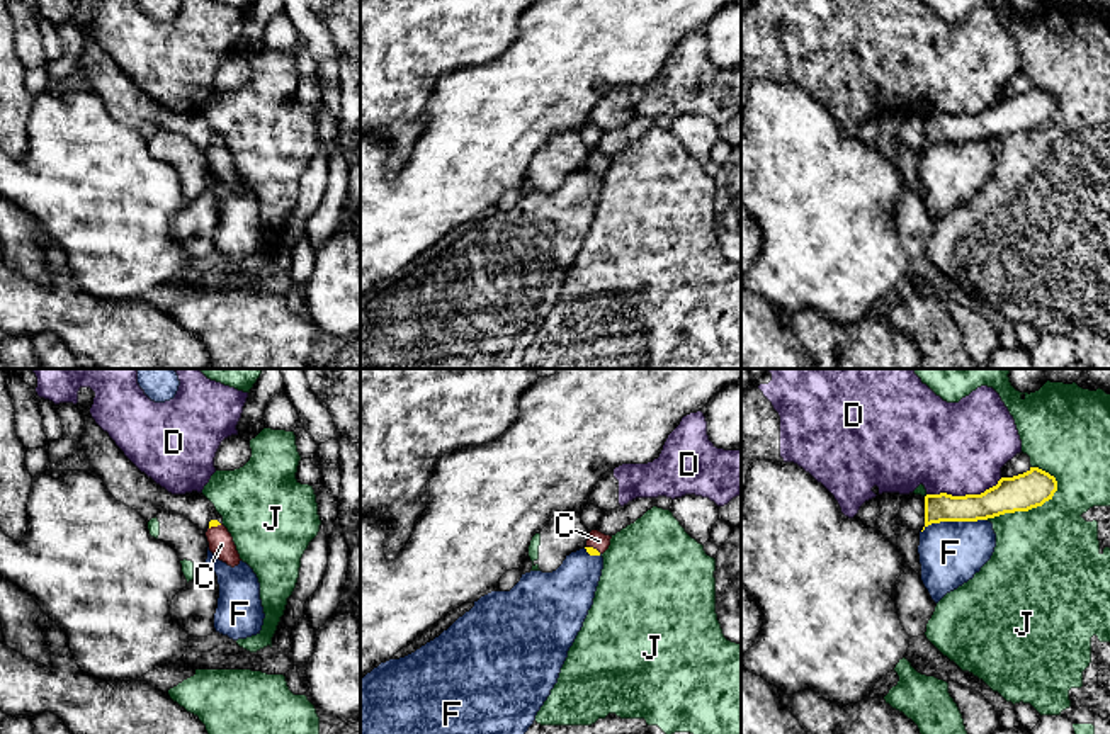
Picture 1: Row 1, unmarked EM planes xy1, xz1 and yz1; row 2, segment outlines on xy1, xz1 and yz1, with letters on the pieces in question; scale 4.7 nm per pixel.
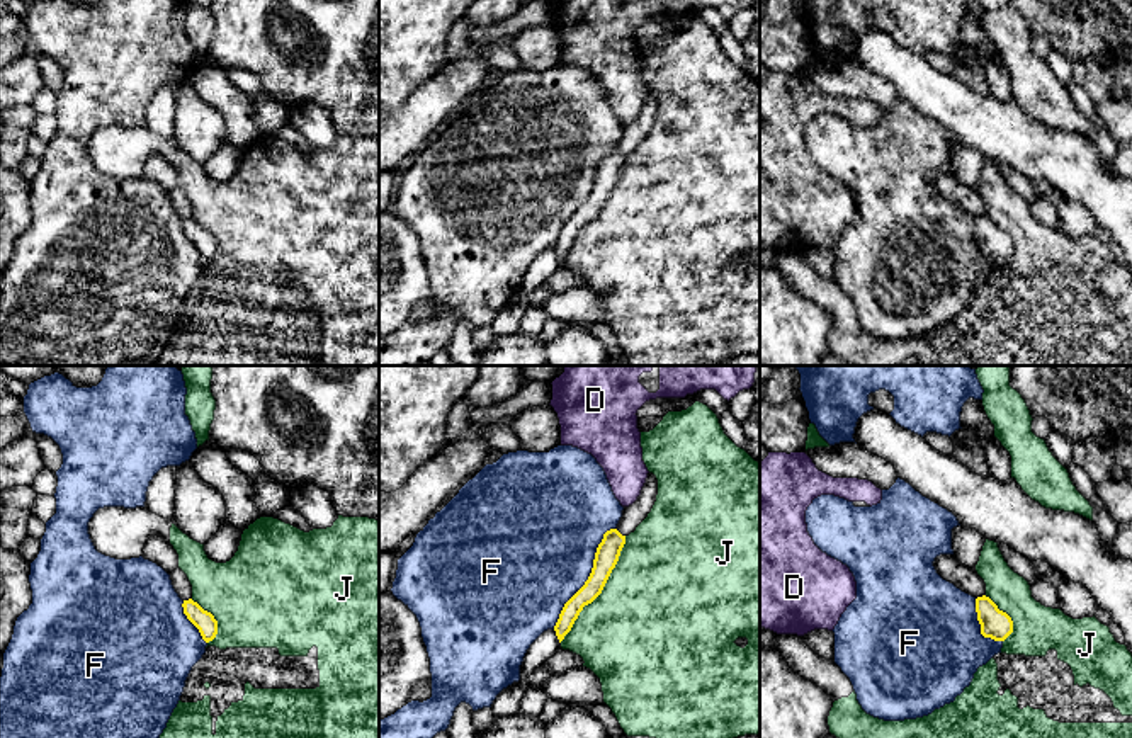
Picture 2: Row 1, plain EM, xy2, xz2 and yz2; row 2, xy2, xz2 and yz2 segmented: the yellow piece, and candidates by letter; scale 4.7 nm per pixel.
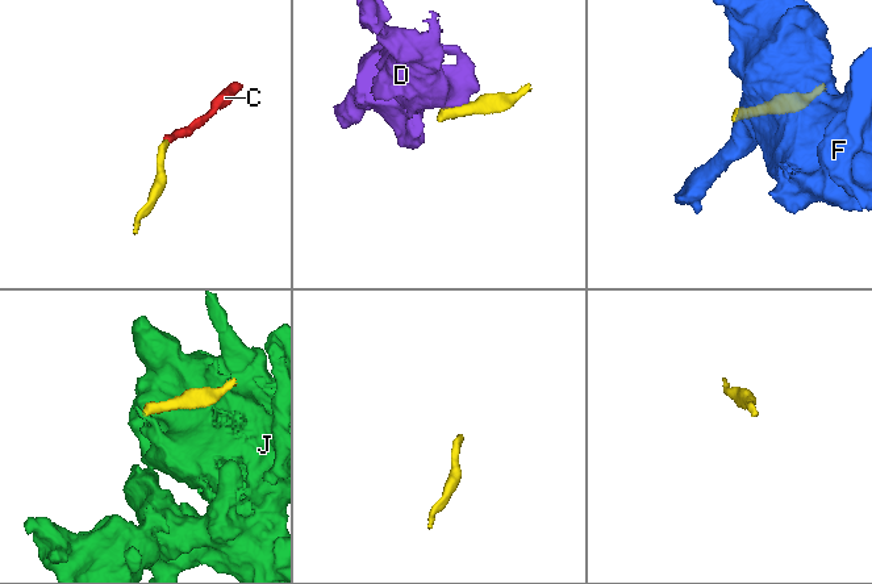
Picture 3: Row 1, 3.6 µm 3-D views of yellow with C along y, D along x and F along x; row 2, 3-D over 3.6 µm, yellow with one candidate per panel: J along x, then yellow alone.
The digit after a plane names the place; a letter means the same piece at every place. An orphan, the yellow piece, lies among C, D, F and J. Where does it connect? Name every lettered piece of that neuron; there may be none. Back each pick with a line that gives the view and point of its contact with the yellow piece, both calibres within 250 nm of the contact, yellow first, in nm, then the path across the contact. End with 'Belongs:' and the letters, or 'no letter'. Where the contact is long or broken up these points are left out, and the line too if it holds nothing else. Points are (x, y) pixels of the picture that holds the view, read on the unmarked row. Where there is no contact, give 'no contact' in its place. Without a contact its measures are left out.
C: meets yellow in xz1 at (592, 167); 40 nm thick on the yellow side, 90 nm on the other; runs through xz1 (590, 170), (592, 167), (599, 160)
Belongs: C

